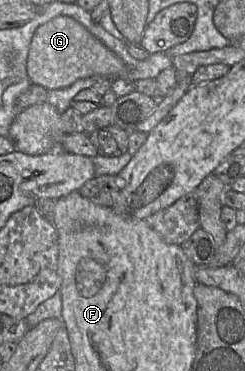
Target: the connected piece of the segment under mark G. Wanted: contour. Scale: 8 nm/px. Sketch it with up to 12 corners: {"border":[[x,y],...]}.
{"border":[[58,16],[34,32],[31,83],[61,89],[129,67],[82,24]]}

